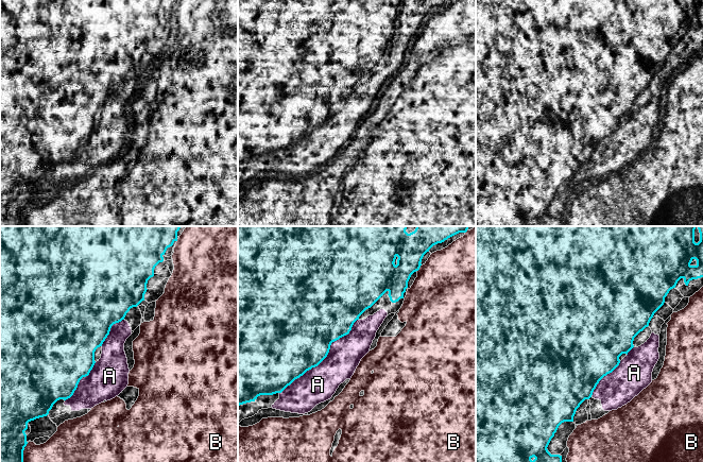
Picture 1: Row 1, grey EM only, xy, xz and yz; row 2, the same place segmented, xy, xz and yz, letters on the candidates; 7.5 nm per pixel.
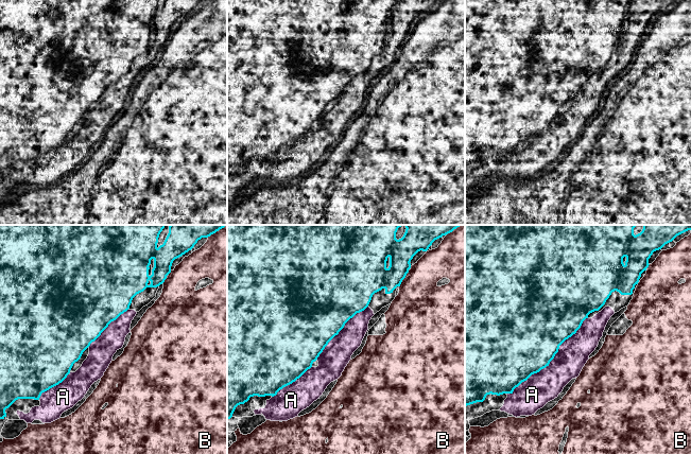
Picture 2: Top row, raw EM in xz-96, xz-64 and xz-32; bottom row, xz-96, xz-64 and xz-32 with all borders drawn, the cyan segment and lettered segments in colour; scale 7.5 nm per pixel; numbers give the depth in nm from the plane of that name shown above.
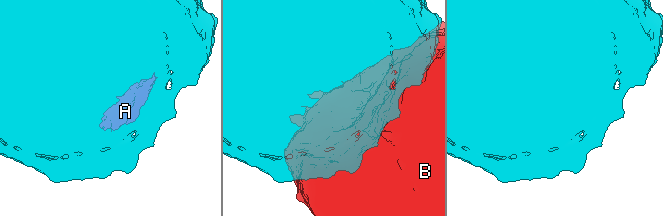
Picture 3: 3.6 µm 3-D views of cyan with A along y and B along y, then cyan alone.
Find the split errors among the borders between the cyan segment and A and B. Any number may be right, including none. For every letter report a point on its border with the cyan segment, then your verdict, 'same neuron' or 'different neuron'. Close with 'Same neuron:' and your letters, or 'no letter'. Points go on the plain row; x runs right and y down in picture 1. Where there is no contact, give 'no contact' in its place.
A: xz (324, 120) | same neuron
B: xz (419, 29) | different neuron
Same neuron: A

